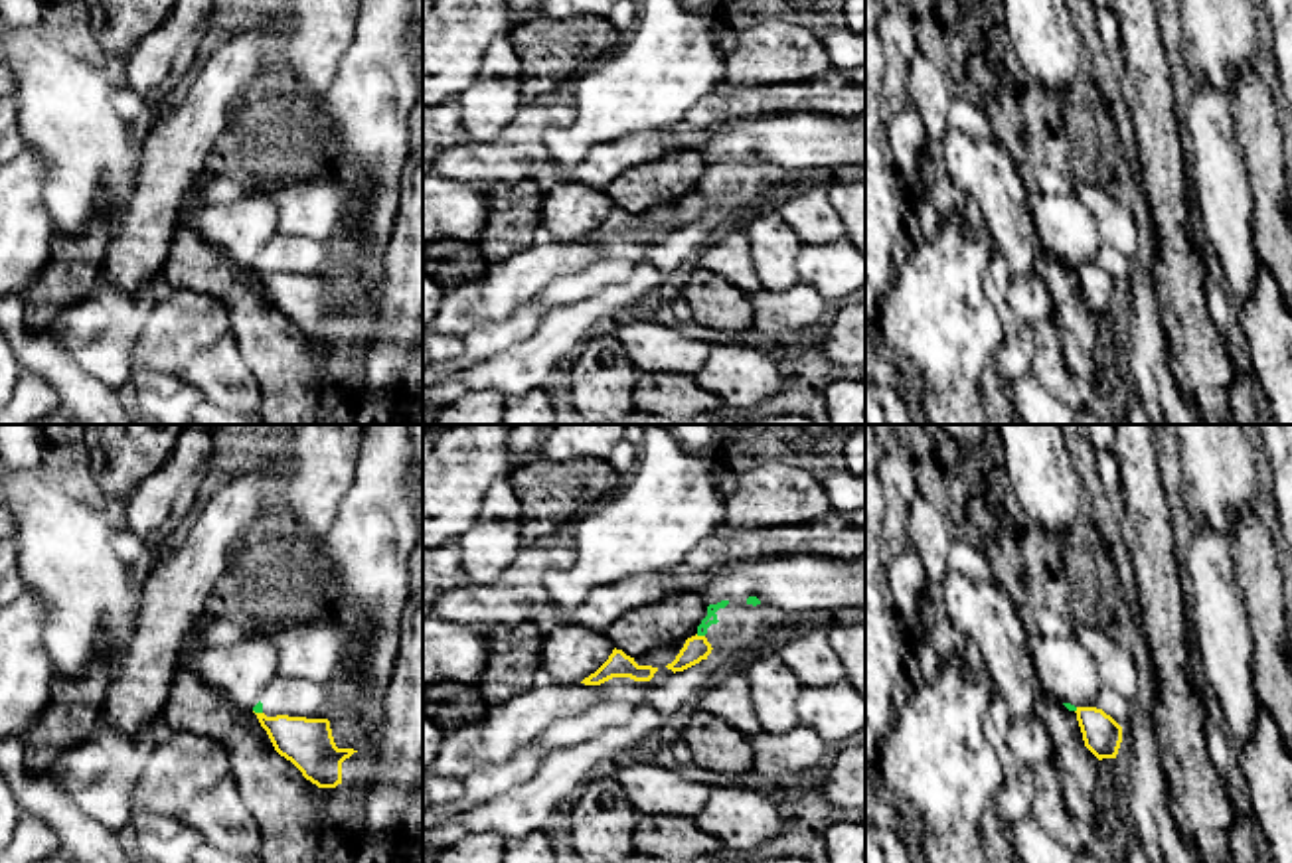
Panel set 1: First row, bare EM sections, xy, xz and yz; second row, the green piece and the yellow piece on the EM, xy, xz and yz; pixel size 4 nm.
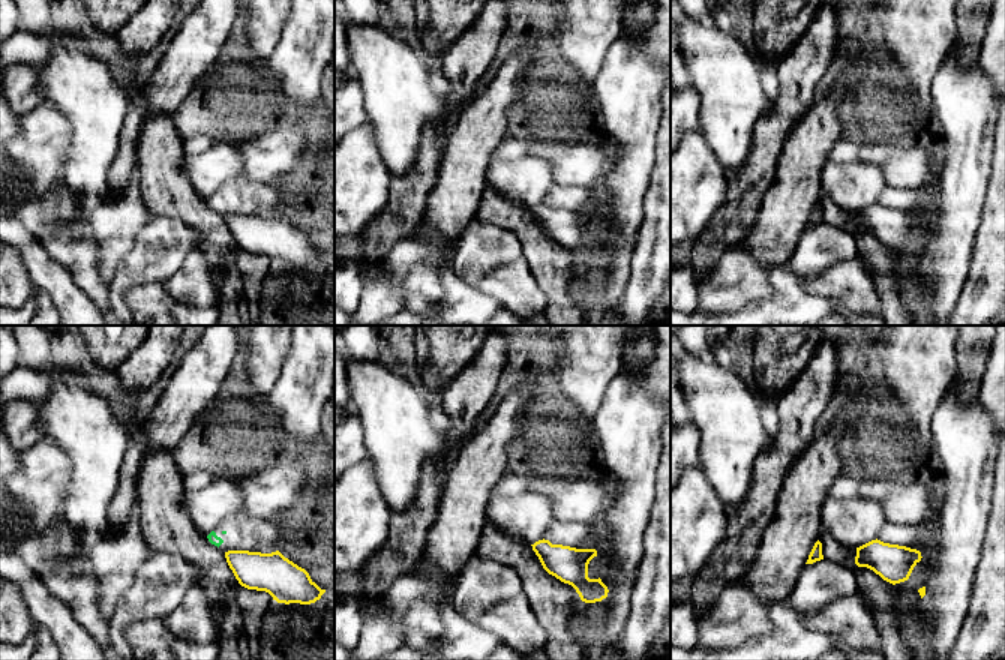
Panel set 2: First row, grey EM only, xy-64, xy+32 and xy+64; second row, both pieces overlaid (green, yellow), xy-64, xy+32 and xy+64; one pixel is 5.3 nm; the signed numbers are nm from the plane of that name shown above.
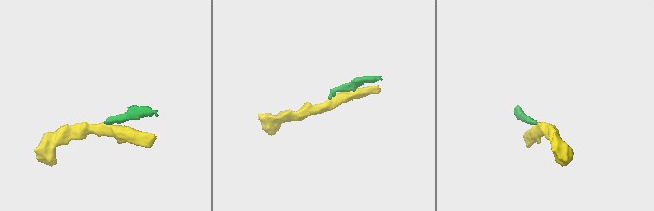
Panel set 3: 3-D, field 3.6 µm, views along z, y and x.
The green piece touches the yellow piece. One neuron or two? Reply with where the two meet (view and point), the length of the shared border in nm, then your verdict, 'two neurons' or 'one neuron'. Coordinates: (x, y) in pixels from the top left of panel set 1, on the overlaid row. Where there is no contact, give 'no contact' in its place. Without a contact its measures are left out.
contact xz (700, 634); length 40 nm; two neurons

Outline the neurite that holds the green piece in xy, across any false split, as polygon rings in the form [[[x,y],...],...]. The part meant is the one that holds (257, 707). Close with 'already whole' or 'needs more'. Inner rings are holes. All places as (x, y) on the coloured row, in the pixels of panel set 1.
[[[277,675],[263,691],[263,699],[253,707],[267,717],[288,715],[306,719],[328,719],[328,683]]]; needs more

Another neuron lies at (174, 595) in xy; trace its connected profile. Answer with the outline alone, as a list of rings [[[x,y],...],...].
[[[233,470],[184,543],[154,561],[142,579],[142,606],[105,693],[101,721],[136,735],[162,717],[184,646],[205,618],[209,594],[227,573],[231,547],[259,517],[277,482],[277,472]]]

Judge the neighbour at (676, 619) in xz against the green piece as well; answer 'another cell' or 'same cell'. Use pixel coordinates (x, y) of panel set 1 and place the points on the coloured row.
another cell

